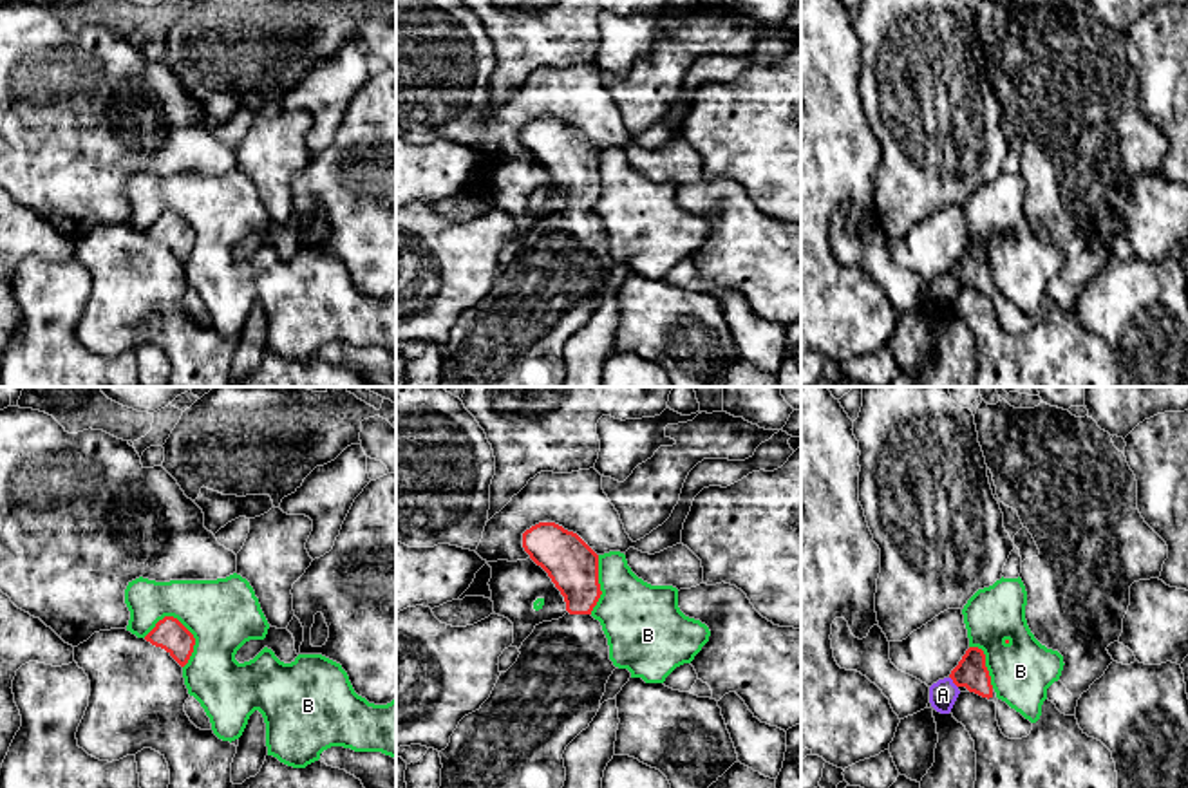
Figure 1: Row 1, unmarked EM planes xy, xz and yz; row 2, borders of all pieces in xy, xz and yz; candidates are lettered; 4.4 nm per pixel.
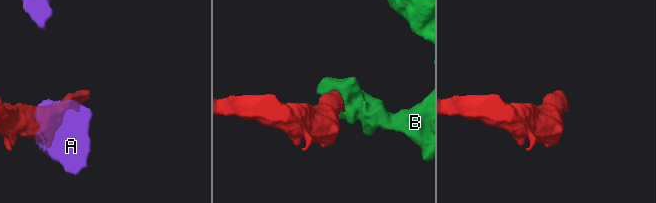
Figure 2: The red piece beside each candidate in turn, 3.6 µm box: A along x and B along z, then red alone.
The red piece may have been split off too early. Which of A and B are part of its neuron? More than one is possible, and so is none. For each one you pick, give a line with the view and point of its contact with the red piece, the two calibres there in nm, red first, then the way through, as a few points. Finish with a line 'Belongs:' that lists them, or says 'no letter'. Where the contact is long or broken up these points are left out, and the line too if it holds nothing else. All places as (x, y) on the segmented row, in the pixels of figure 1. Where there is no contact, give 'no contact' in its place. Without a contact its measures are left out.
Belongs: no letter

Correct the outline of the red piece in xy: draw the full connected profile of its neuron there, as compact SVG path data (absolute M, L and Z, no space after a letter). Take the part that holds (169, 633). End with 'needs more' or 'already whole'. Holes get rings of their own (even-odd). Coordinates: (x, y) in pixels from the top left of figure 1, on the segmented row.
M165 616L145 636L156 647L165 649L181 667L184 667L193 652L193 634L174 616Z; already whole

